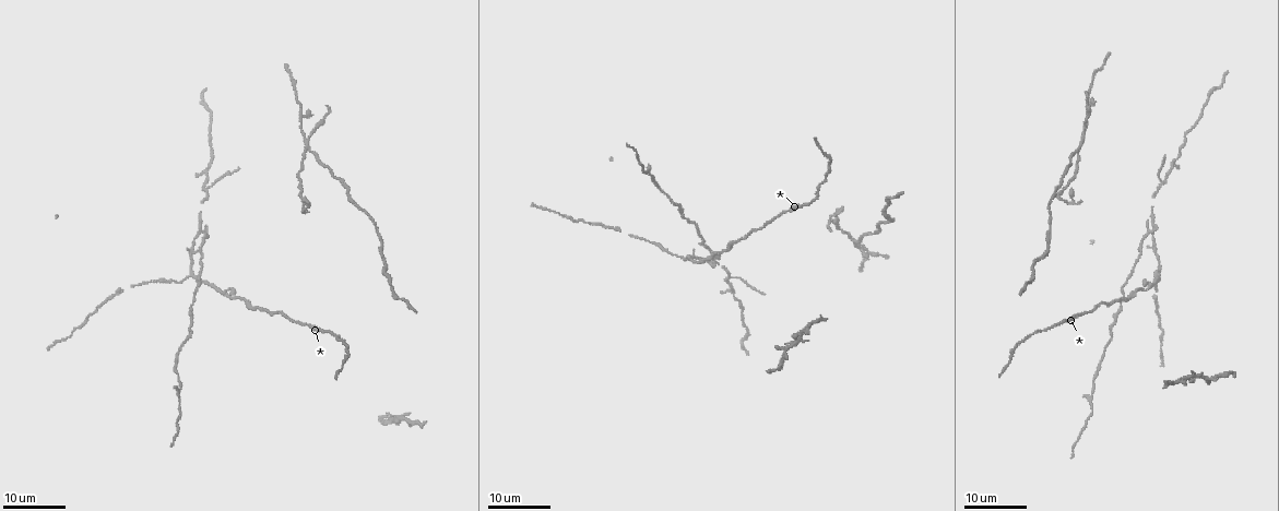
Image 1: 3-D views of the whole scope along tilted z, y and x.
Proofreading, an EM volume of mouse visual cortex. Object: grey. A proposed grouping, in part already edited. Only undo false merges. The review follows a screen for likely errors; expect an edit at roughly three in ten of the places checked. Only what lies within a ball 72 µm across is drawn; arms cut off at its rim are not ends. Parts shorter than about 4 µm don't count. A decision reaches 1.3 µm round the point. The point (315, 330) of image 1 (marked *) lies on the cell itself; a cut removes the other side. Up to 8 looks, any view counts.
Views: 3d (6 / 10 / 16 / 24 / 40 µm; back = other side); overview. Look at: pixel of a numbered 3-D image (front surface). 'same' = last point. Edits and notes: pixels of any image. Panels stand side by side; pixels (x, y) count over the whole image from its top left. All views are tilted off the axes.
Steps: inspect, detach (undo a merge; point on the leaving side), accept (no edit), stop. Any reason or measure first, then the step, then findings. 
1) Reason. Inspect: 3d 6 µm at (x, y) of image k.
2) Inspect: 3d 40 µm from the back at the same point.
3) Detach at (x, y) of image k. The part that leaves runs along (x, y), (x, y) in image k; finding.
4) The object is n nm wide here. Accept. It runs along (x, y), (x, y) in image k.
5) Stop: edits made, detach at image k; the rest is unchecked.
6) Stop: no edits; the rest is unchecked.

Arms part here. Inspect: 3d 24 µm at (710, 262) of image 1.

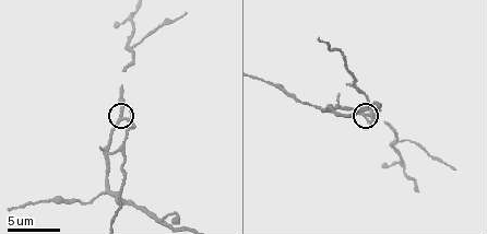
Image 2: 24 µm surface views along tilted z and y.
Inspect: 3d 10 µm at (368, 117) of image 2.

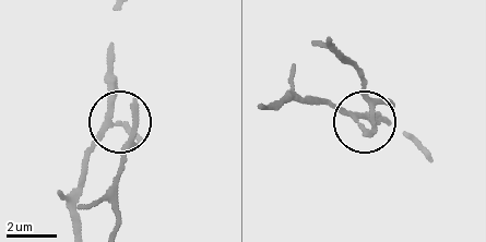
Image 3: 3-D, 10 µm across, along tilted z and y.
The side arm is 32 µm long; 3 arms meet here. Detach at (130, 143) of image 3. Two cells meet here.

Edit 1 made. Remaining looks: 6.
Redraw. Inspect: overview.

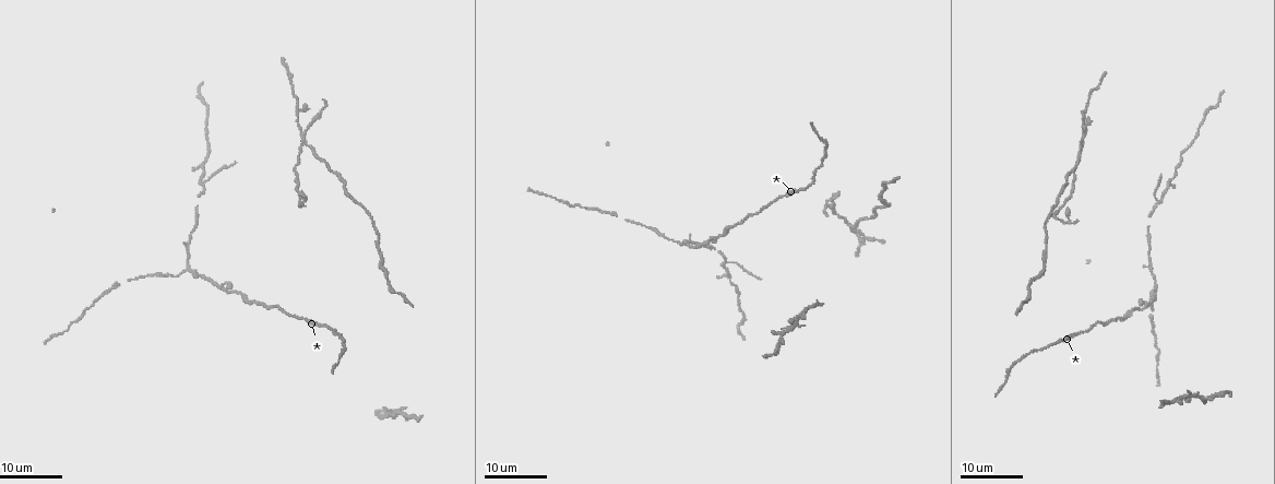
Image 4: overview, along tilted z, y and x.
Branch point. Inspect: 3d 24 µm at (680, 244) of image 4.

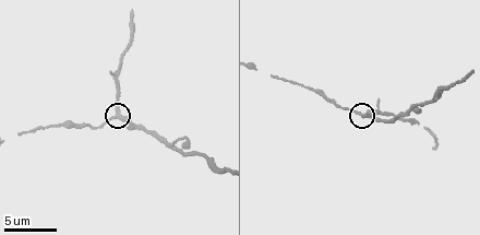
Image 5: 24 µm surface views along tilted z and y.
Inspect: 3d 6 µm at (360, 114) of image 5.

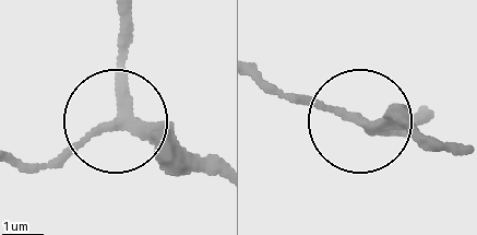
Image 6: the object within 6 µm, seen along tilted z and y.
The object is 230 nm wide here. Accept. Continuous, no second cell.

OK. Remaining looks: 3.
Sudden change in width. Inspect: 3d 16 µm at (337, 177) of image 4.

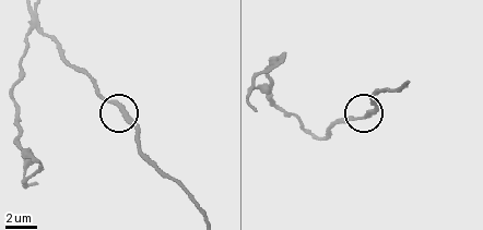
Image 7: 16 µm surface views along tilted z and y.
Closer look. Inspect: 3d 10 µm at (121, 107) of image 7.

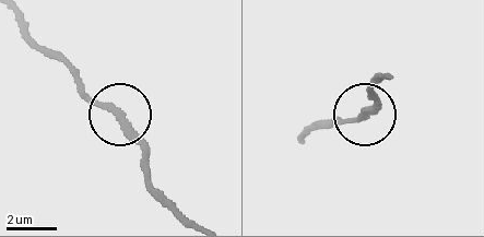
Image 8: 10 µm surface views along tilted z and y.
Accept. It runs along (181, 216), (151, 181), (137, 129), (75, 80) in image 8; one cell here.

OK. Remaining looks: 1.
Inspect: 3d 6 µm at (434, 146) of image 5.

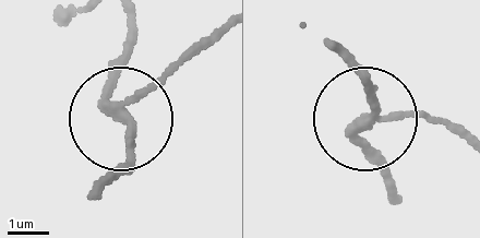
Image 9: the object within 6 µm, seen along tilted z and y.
Detach at (159, 79) of image 9. The part that leaves runs along (121, 111), (223, 36) in image 9; a second cell is stuck on.

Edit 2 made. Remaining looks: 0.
Stop: edits made, detach at image 3, detach at image 9; the rest is unchecked.

